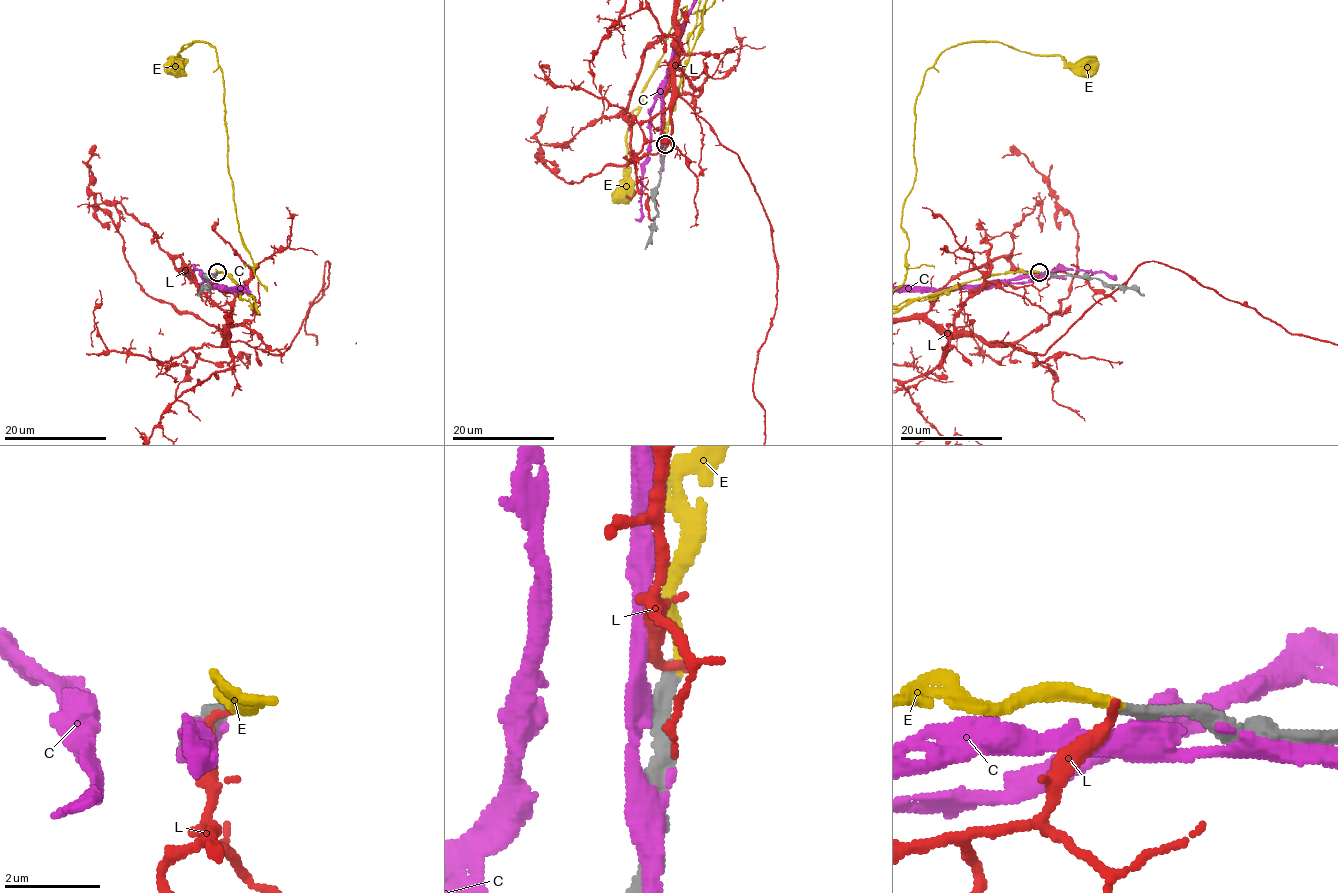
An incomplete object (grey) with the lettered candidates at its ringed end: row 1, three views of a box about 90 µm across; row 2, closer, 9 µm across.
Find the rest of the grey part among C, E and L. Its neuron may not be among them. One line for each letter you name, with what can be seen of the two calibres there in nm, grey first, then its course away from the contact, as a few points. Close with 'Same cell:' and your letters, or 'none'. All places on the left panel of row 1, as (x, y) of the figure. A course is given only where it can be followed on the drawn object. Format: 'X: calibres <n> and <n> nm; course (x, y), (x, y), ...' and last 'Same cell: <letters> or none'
E: calibres 300 and 240 nm
Same cell: E

